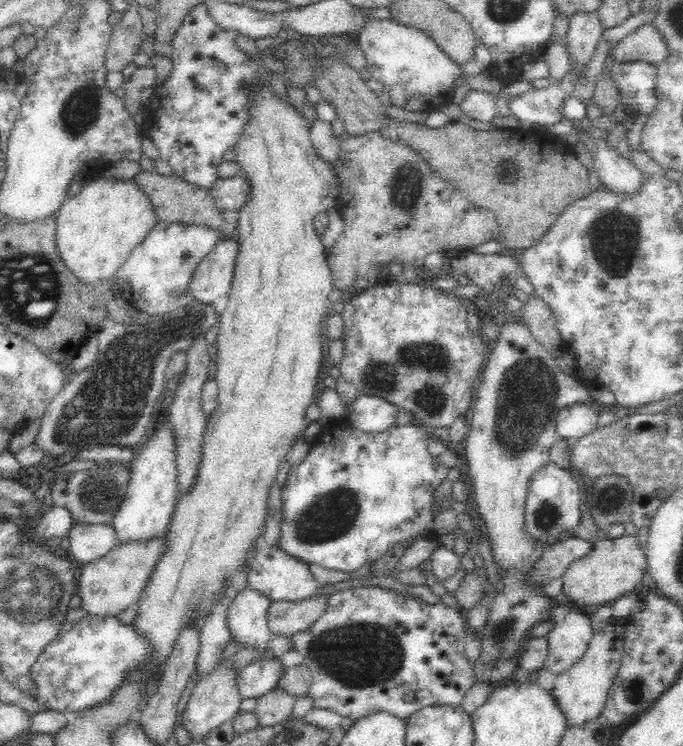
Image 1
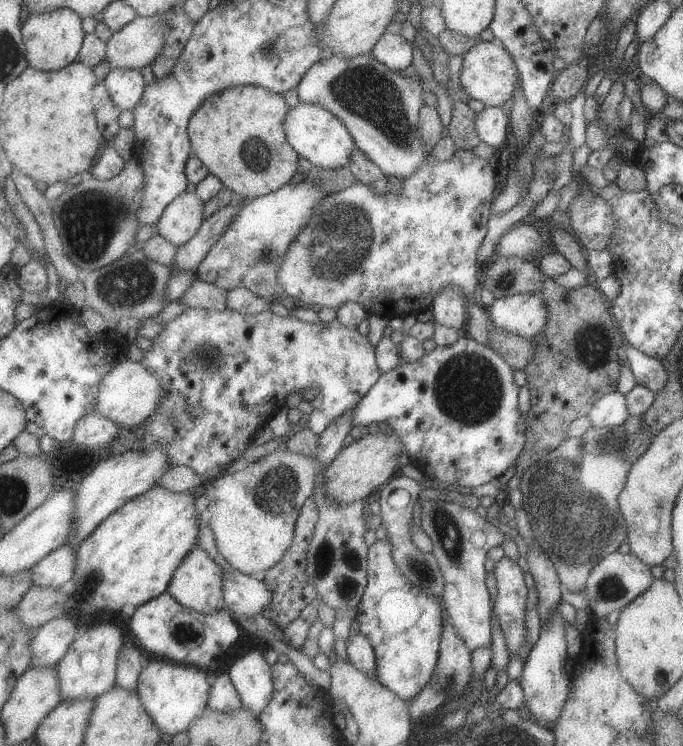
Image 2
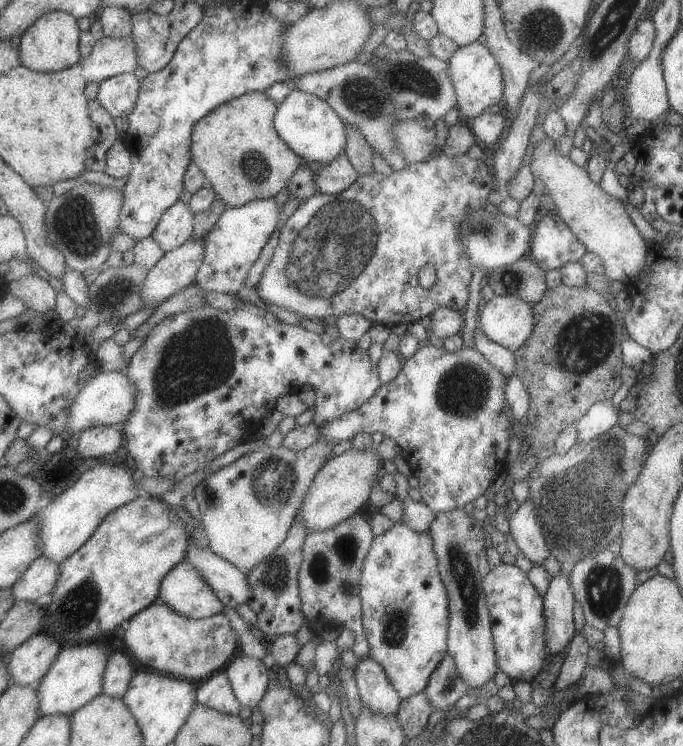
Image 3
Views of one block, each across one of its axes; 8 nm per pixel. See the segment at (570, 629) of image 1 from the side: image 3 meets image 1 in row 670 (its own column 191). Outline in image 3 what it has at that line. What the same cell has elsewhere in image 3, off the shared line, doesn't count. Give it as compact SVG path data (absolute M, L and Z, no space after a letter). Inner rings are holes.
M192 545L185 561L193 563L202 574L202 578L214 590L215 594L224 602L228 609L235 609L245 604L254 597L253 587L249 580L248 572L240 569L236 564L229 562L226 558L215 554L211 548L201 548Z

